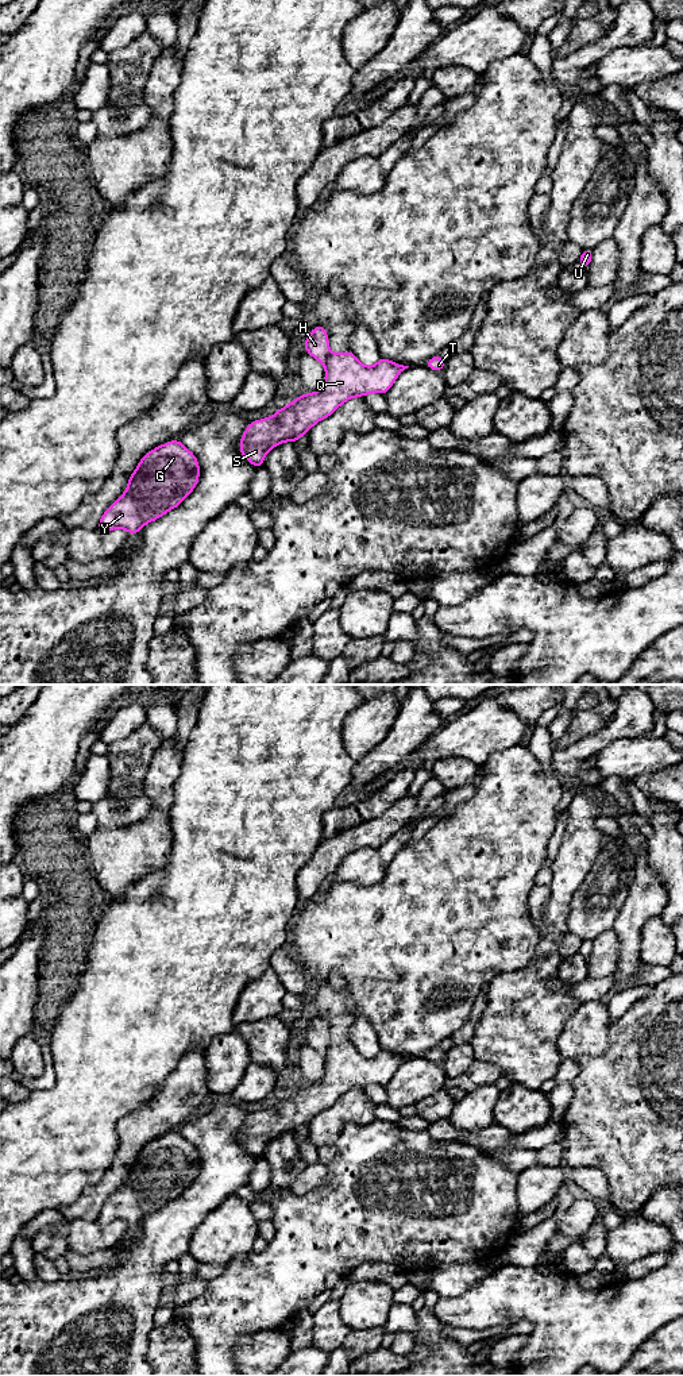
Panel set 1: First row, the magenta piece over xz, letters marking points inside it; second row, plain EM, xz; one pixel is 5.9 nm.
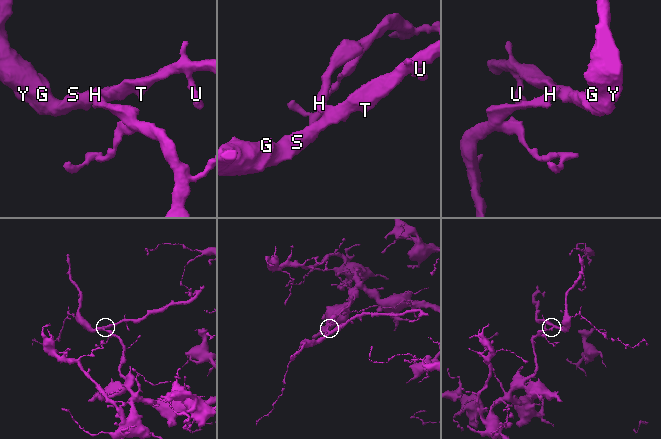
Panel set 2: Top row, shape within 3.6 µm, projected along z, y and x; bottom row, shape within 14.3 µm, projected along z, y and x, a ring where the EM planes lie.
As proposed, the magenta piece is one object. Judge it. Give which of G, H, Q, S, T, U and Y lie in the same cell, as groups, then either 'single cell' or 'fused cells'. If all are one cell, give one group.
G Q S T U Y / H | fused cells

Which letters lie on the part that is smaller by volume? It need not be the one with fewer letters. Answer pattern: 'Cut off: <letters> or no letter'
Cut off: G, Q, S, T, U, Y

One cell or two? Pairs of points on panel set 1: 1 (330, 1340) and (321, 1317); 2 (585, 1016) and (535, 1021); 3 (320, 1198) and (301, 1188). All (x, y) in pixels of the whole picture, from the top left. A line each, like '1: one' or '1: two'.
1: one
2: two
3: two

